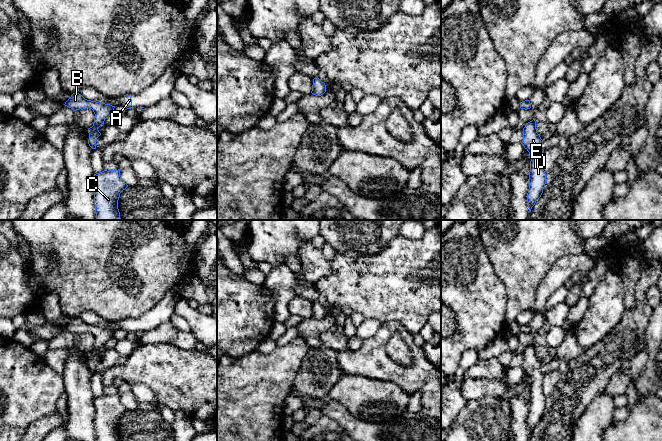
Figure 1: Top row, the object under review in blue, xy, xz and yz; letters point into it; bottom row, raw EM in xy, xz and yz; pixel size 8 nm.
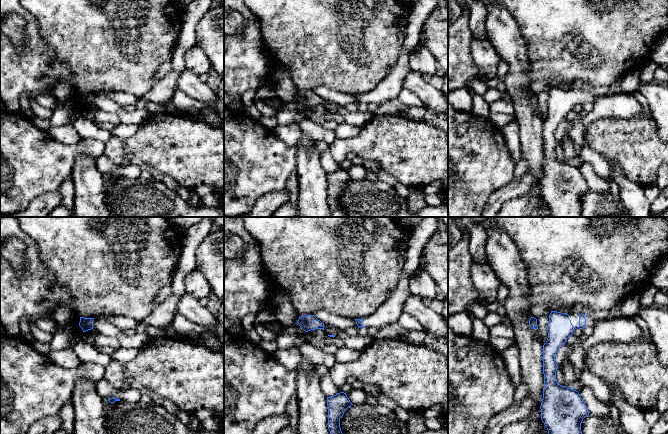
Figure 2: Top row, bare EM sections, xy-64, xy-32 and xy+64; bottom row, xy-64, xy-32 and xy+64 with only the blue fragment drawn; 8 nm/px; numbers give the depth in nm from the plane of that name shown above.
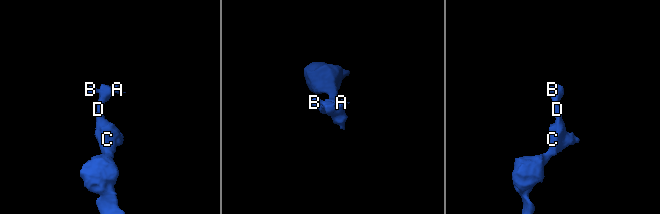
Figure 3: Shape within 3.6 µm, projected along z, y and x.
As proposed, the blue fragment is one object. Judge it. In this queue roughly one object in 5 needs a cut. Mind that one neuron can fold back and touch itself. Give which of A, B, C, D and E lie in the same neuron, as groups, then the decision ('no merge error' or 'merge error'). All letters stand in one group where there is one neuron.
groups A B C D E; no merge error

